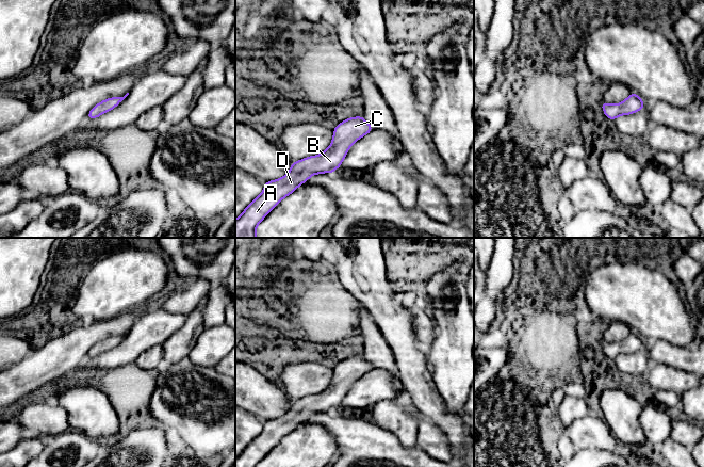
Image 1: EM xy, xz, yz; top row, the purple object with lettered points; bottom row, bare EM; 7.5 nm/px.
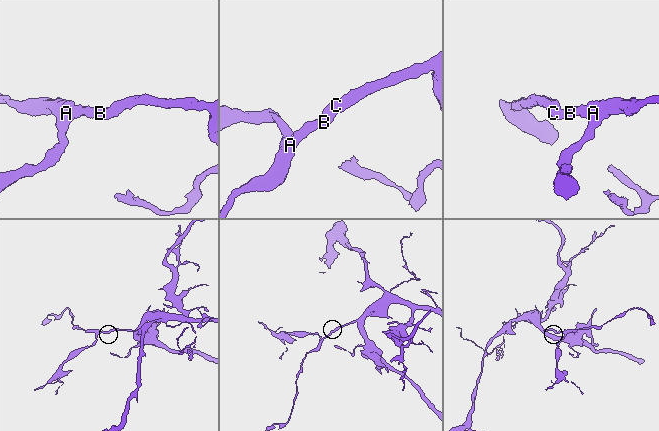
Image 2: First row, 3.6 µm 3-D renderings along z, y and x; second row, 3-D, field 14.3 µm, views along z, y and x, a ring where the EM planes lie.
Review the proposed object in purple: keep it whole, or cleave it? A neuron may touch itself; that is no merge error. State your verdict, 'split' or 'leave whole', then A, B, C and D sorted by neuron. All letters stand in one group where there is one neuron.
leave whole | A B C D

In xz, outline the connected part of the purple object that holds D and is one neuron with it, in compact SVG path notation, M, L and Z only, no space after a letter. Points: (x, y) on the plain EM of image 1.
M363 355L347 357L340 361L333 368L332 382L324 391L292 401L285 415L264 422L263 431L235 458L235 467L256 467L285 435L293 432L311 415L334 412L341 405L349 386L373 369Z

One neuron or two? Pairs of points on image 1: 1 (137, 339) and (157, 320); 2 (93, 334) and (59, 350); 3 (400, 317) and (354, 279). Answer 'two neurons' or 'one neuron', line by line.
1: one neuron
2: one neuron
3: one neuron

